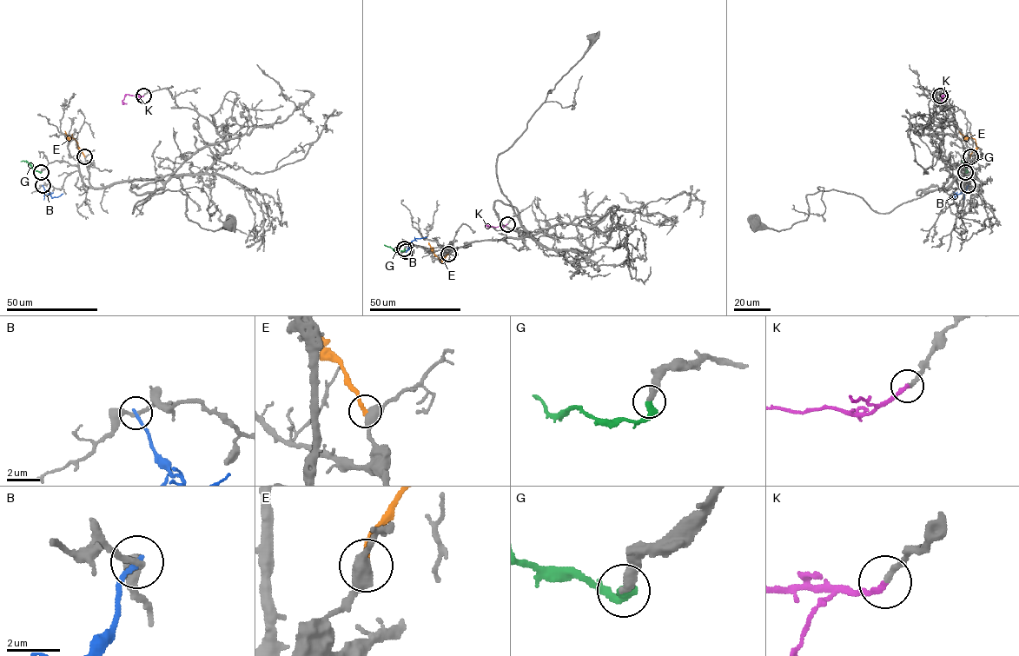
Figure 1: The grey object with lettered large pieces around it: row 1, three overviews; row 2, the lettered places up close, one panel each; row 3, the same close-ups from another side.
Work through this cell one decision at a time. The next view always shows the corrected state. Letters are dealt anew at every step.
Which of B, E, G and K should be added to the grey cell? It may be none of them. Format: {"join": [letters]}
{"join": ["G", "K"]}

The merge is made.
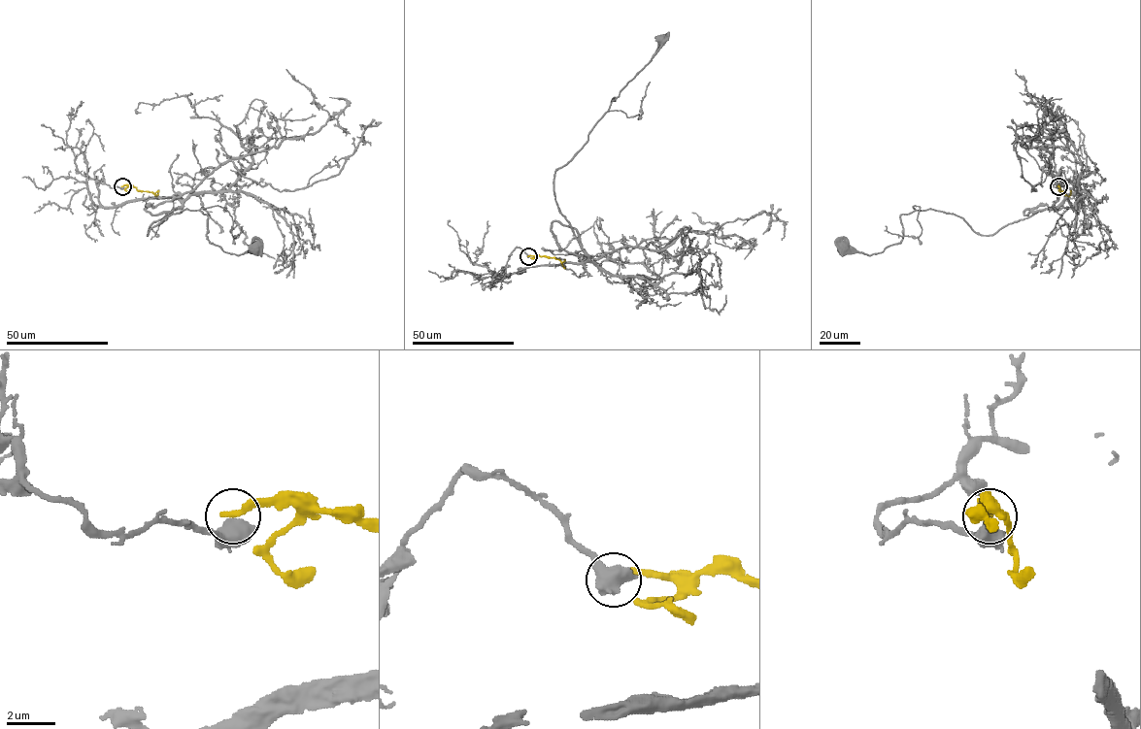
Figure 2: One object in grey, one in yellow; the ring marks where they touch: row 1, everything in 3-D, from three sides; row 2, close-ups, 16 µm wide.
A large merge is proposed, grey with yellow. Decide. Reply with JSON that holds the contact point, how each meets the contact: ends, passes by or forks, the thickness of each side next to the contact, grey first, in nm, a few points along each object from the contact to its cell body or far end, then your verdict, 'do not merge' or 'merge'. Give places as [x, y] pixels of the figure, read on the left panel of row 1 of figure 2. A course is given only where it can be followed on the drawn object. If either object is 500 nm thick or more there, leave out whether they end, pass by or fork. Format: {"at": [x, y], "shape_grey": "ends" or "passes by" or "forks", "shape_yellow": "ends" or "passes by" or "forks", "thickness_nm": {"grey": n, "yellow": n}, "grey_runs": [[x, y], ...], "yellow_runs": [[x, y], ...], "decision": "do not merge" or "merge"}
{"at": [122, 186], "shape_grey": "passes by", "shape_yellow": "ends", "thickness_nm": {"grey": 480, "yellow": 320}, "grey_runs": [[122, 186], [100, 180], [99, 203], [182, 203], [148, 236], [186, 209], [224, 251], [254, 247]], "yellow_runs": [[122, 186], [133, 185], [156, 195], [159, 190]], "decision": "do not merge"}

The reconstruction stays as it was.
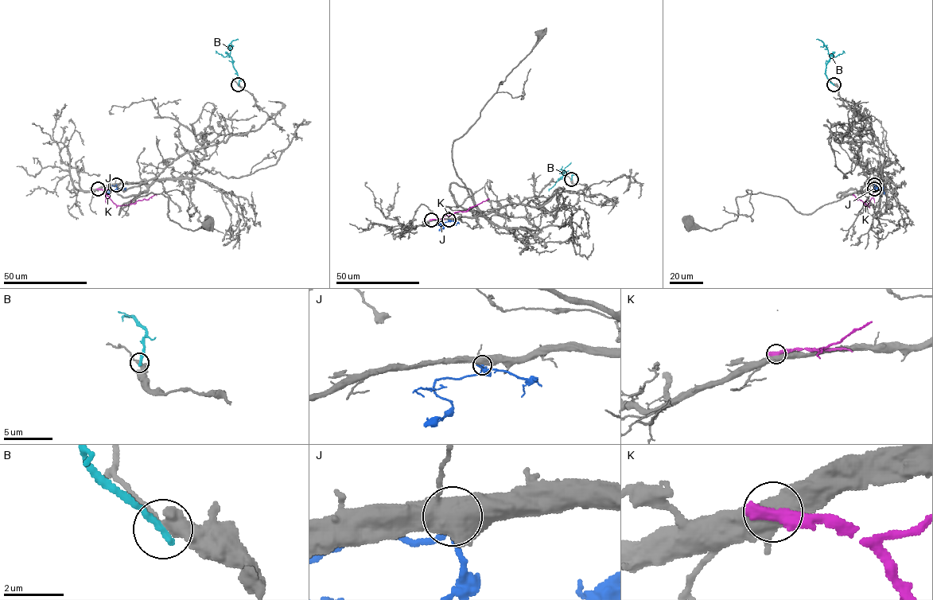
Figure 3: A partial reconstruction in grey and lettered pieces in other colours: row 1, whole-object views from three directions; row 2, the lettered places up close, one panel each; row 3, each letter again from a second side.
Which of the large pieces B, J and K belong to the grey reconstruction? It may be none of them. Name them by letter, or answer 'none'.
J

